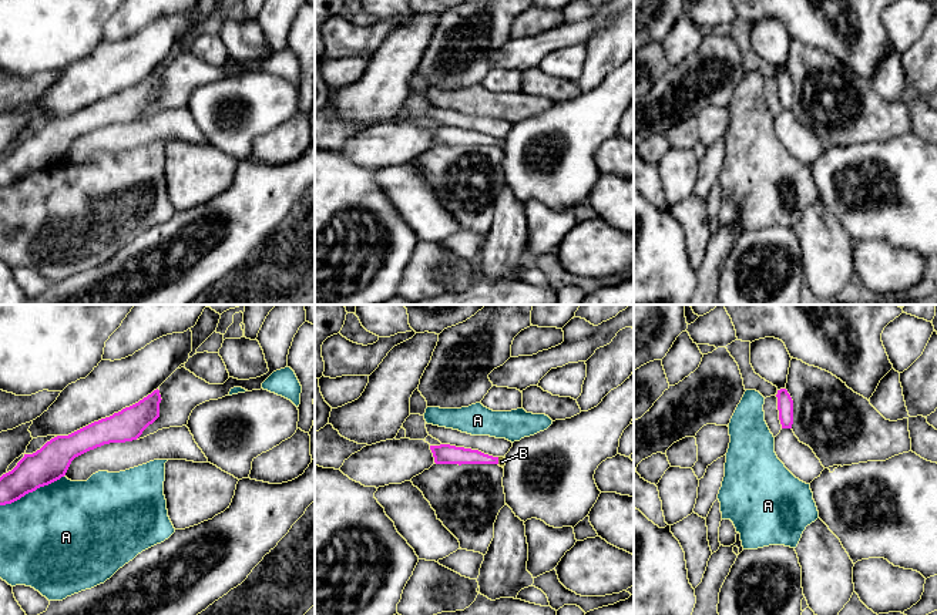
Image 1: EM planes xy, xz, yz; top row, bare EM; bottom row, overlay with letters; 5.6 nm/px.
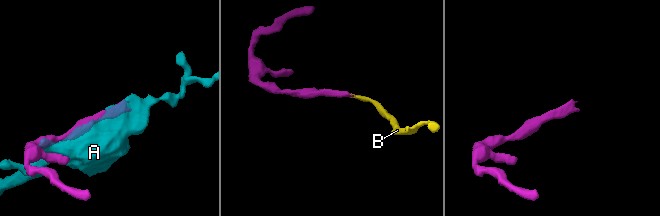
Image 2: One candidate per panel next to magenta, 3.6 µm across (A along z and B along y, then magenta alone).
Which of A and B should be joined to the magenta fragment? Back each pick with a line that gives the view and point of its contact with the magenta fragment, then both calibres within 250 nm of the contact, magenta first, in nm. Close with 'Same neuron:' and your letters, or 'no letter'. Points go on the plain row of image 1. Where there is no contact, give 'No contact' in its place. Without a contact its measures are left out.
B: Touches magenta at xz (497, 141). Thickness 100 nm (magenta) against 50 nm
Same neuron: B

